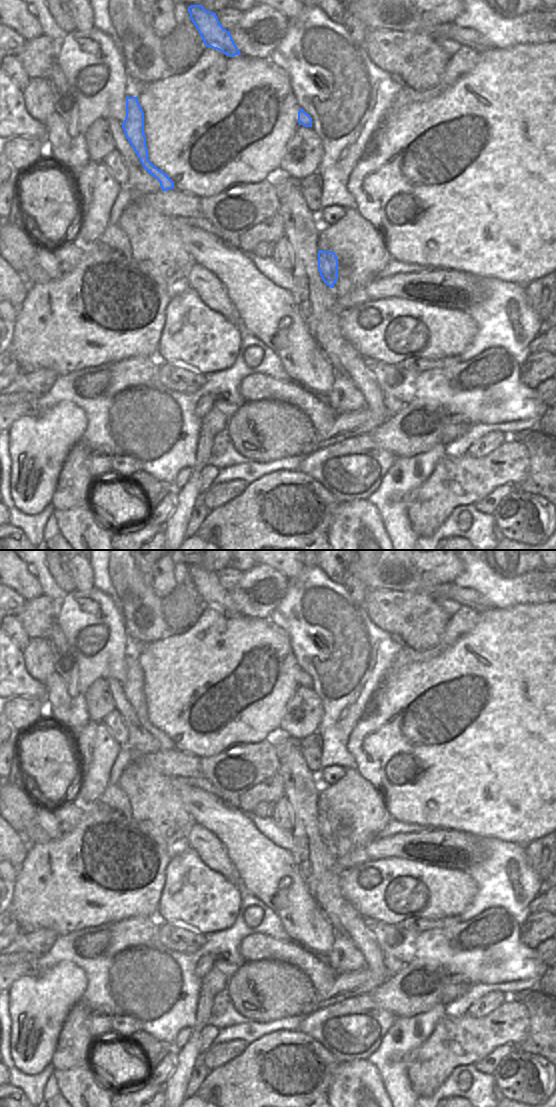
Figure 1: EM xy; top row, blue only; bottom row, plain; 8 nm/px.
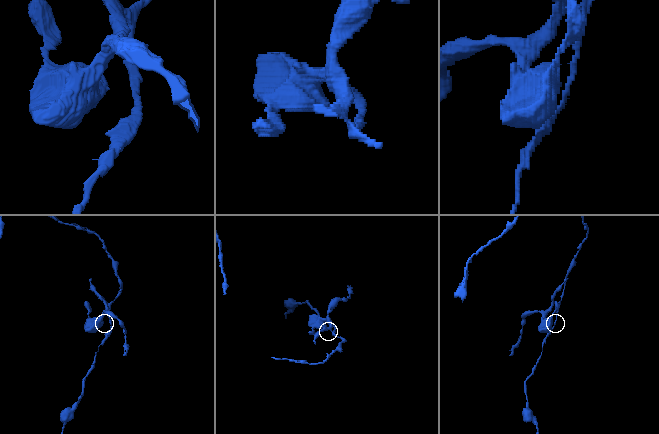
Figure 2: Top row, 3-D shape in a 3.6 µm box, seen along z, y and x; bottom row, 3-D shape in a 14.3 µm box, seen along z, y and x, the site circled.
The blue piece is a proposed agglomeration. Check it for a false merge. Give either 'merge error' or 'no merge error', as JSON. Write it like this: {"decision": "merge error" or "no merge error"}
{"decision": "merge error"}

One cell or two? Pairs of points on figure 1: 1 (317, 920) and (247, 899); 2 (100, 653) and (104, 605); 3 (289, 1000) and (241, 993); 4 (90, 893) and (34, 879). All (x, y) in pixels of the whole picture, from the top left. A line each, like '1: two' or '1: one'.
1: two
2: one
3: one
4: one

